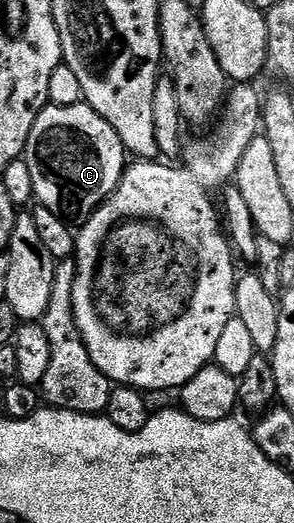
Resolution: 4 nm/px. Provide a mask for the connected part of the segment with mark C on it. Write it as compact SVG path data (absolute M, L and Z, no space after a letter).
M81 103L78 105L54 105L49 104L40 110L40 114L34 119L34 127L30 127L30 137L26 139L26 147L24 148L24 156L22 160L26 163L26 167L30 167L30 179L34 179L34 198L43 208L53 211L59 211L65 218L73 219L80 212L91 210L93 207L103 203L103 201L111 195L116 189L124 170L126 168L126 150L122 139L118 135L118 131L114 131L114 127L110 127L110 123L106 123L106 119L102 119L102 115L98 115L87 105Z

